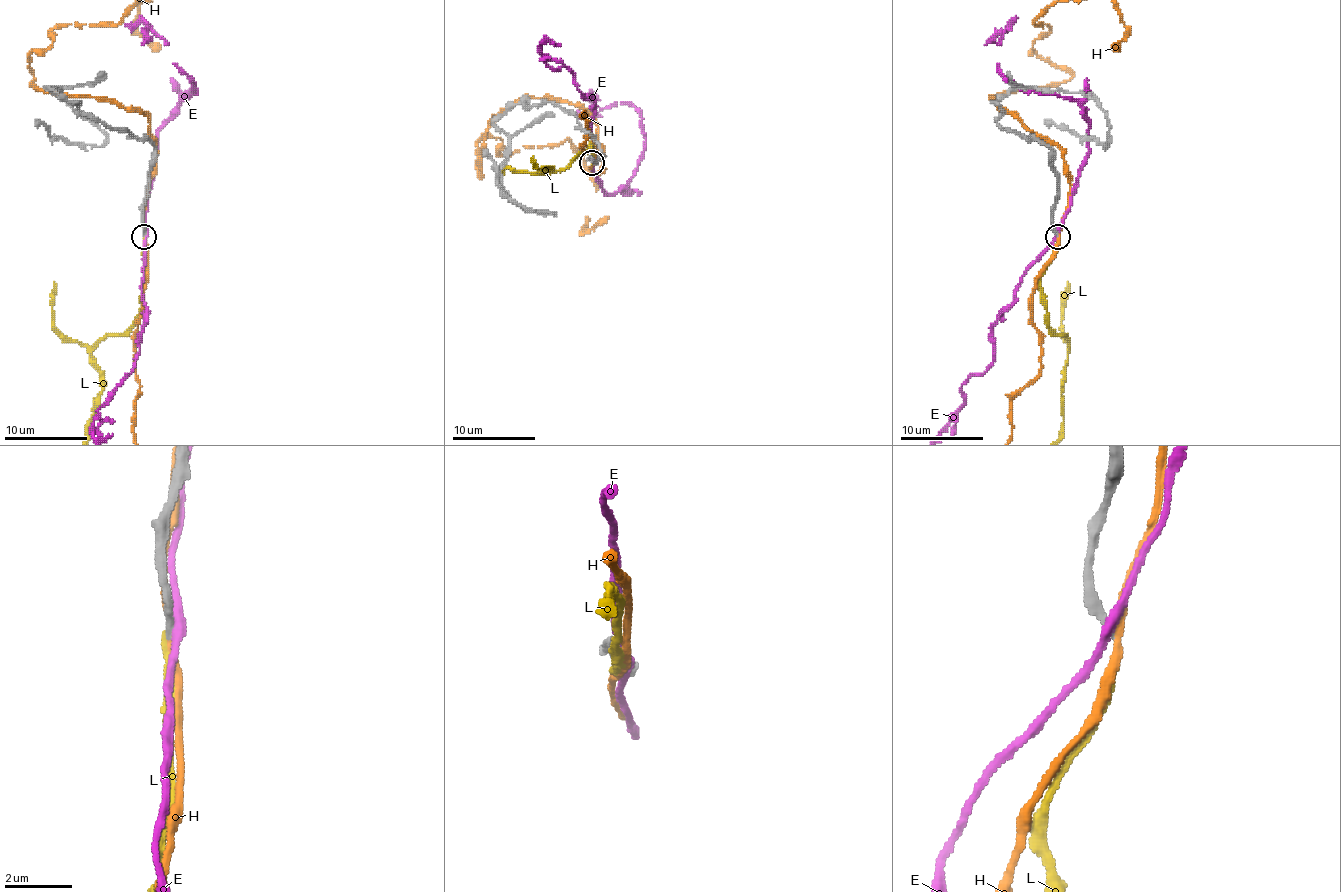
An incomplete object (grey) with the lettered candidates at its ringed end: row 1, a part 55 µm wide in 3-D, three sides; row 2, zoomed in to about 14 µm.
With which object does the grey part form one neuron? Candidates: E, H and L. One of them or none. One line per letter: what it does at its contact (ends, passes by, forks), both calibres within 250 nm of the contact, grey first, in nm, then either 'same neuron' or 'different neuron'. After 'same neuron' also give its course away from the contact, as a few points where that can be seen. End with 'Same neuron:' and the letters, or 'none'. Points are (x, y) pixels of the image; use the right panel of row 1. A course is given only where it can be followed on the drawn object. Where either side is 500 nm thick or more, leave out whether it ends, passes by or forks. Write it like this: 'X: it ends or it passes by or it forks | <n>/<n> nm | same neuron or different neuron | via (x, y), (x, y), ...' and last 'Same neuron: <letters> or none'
E: it passes by | 260/280 nm | different neuron
H: it passes by | 240/200 nm | different neuron
L: it ends | 240/170 nm | different neuron
Same neuron: none

